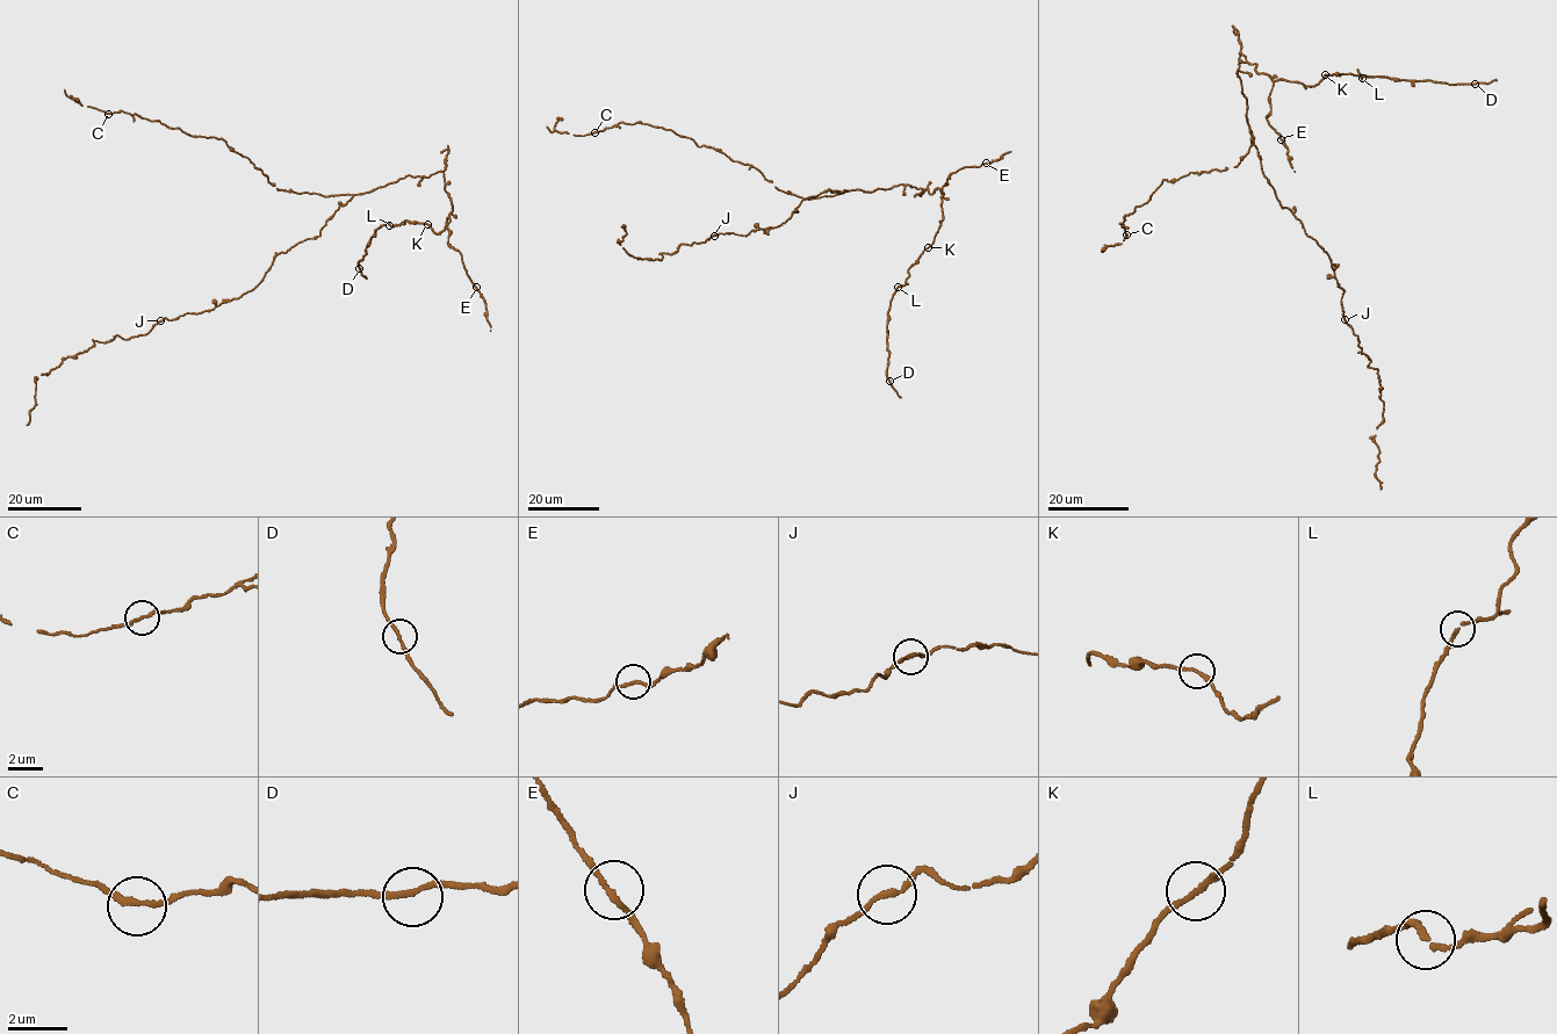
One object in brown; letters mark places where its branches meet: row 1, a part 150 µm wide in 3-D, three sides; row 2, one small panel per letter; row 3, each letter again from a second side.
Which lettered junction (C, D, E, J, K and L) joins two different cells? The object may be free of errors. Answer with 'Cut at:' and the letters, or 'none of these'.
Cut at: none of these

